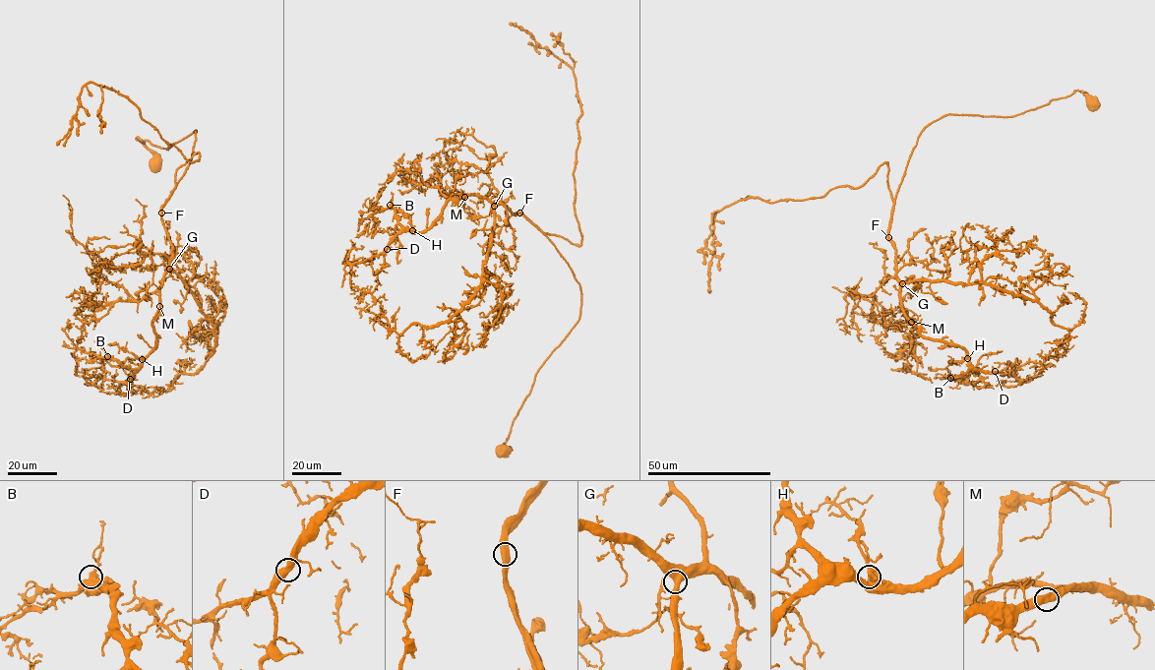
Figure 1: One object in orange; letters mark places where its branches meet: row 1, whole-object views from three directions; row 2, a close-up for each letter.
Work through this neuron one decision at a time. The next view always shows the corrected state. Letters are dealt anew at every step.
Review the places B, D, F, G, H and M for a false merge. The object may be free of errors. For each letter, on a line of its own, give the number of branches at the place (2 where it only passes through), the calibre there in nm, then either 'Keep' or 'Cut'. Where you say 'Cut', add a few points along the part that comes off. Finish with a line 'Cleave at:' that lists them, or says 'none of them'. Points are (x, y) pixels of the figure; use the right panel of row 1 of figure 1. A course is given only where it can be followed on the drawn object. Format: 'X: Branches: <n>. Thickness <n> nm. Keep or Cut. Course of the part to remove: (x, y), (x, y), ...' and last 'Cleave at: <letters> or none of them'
B: Branches: 2. Thickness 500 nm. Keep
D: Branches: 2. Thickness 500 nm. Keep
F: Branches: 2. Thickness 550 nm. Keep
G: Branches: 2. Thickness 550 nm. Keep
H: Branches: 2. Thickness 480 nm. Keep
M: Branches: 2. Thickness 500 nm. Keep
Cleave at: none of them

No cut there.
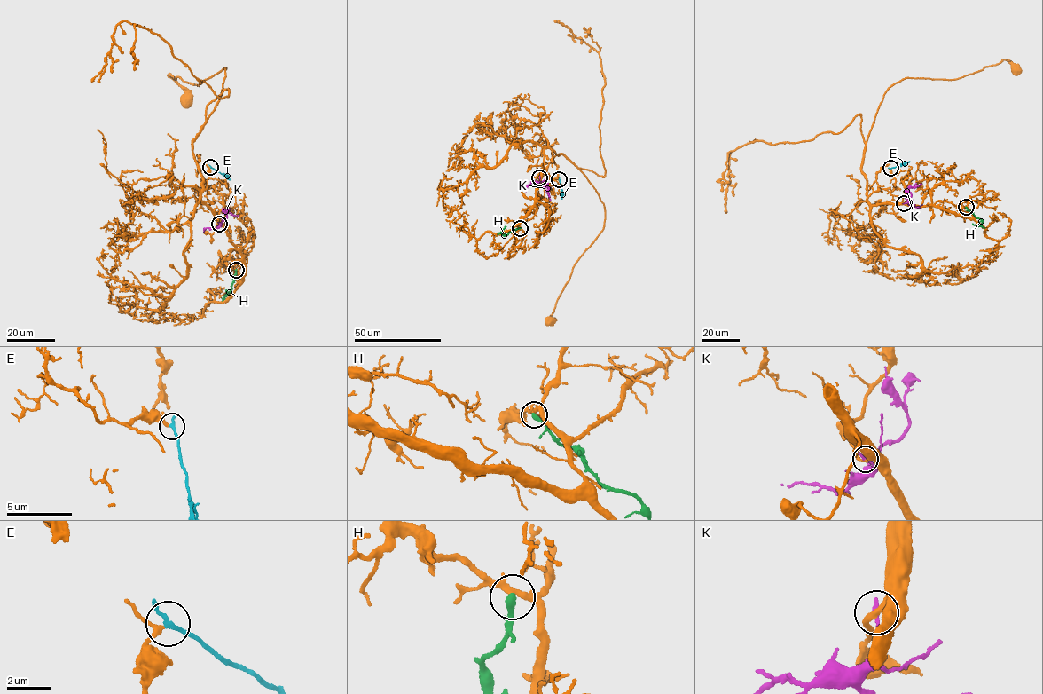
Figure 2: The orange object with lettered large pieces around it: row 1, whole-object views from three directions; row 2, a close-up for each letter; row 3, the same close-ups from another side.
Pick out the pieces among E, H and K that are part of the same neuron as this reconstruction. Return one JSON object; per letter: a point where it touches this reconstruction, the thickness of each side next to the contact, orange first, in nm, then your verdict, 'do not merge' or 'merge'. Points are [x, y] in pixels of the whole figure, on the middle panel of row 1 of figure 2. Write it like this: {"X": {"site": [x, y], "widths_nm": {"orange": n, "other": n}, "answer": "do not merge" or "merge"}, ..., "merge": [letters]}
{"E": {"site": [559, 179], "widths_nm": {"orange": 170, "other": 160}, "answer": "merge"}, "H": {"site": [520, 228], "widths_nm": {"orange": 260, "other": 320}, "answer": "do not merge"}, "K": {"site": [539, 177], "widths_nm": {"orange": 300, "other": 220}, "answer": "do not merge"}, "merge": ["E"]}

